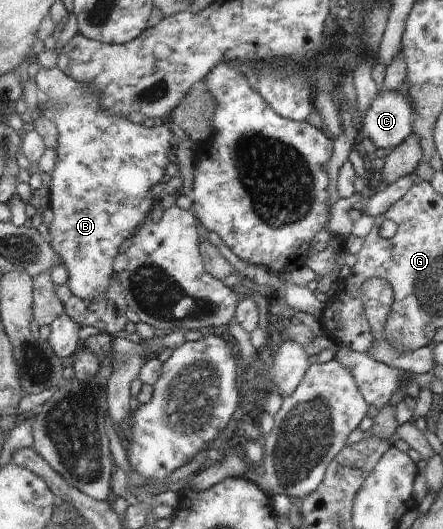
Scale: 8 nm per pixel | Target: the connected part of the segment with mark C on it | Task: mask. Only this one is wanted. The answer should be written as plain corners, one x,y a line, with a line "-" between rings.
379,88
361,117
361,134
384,154
411,134
411,113
409,99
396,90

